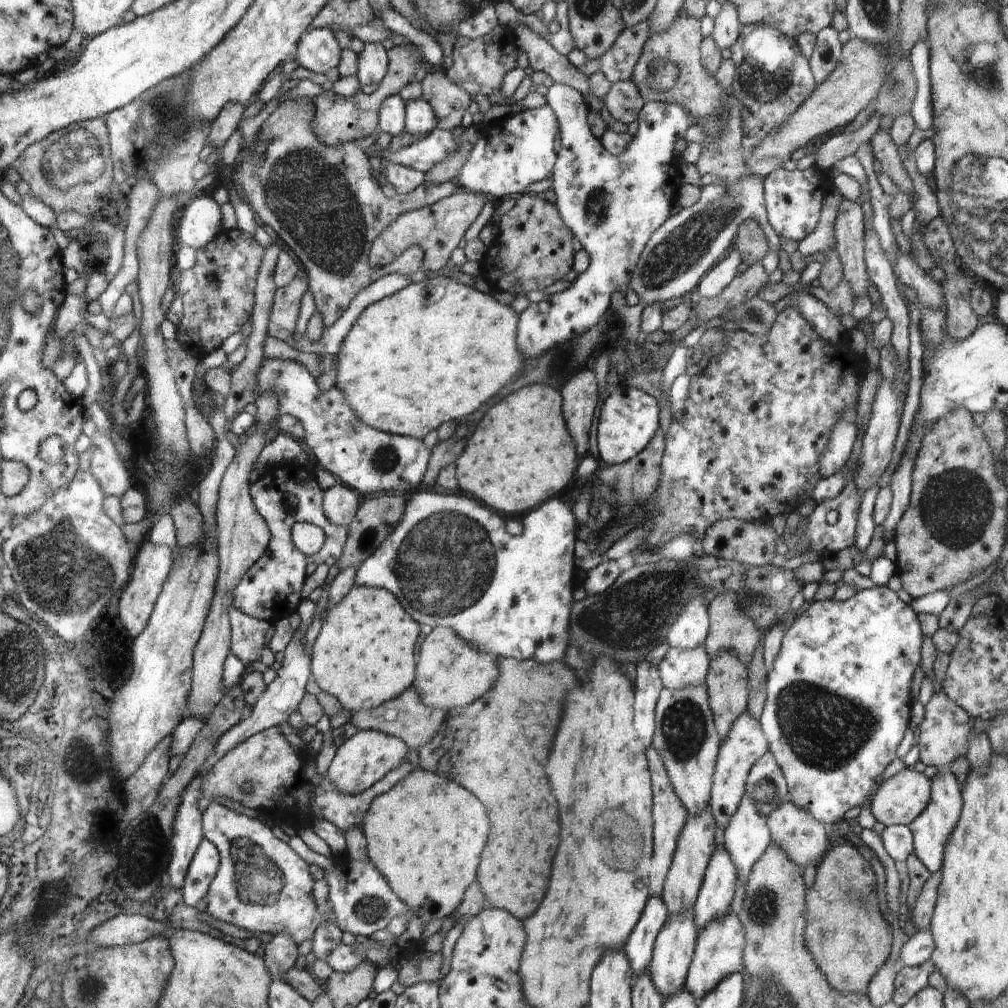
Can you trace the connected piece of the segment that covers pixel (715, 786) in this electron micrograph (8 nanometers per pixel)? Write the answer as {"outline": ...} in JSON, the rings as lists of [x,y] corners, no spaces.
{"outline":[[[746,710],[732,723],[731,730],[727,732],[725,739],[721,742],[715,762],[709,807],[713,812],[713,817],[716,817],[717,823],[722,828],[726,828],[726,825],[730,823],[732,816],[734,816],[740,802],[742,802],[751,768],[768,752],[767,737],[763,732],[759,719],[753,717]]]}

